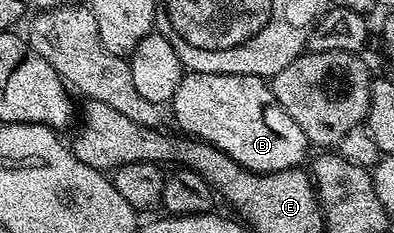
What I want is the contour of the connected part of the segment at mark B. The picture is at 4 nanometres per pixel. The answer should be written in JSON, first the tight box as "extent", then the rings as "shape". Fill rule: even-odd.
{"extent":[169,72,309,173],"shape":[[[188,72],[169,102],[170,109],[186,136],[208,141],[254,173],[294,169],[308,160],[309,142],[305,131],[289,119],[289,111],[277,103],[270,84],[262,77]]]}

